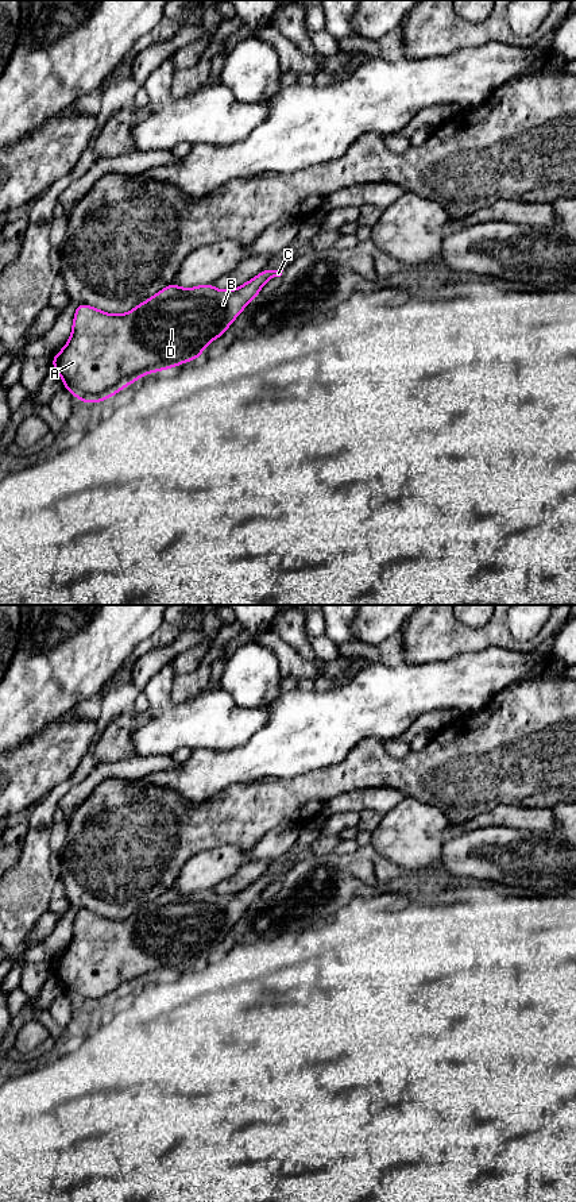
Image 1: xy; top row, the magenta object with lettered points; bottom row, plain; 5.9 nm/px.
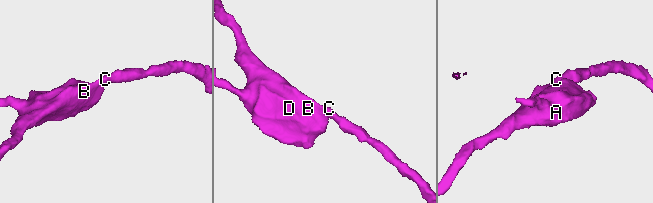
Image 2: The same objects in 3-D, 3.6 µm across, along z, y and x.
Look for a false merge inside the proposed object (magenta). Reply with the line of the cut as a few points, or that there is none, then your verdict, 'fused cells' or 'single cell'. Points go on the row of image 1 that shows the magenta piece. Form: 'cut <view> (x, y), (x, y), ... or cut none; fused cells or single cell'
cut none; single cell

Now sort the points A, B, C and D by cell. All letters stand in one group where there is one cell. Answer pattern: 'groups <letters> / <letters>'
groups A B C D

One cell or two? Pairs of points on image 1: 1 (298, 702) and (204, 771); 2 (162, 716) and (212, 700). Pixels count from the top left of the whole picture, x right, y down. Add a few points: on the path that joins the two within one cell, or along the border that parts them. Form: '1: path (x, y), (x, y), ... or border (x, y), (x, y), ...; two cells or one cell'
1: path (279, 728), (243, 765), (229, 767); one cell
2: path (174, 716), (196, 716), (200, 712); one cell

